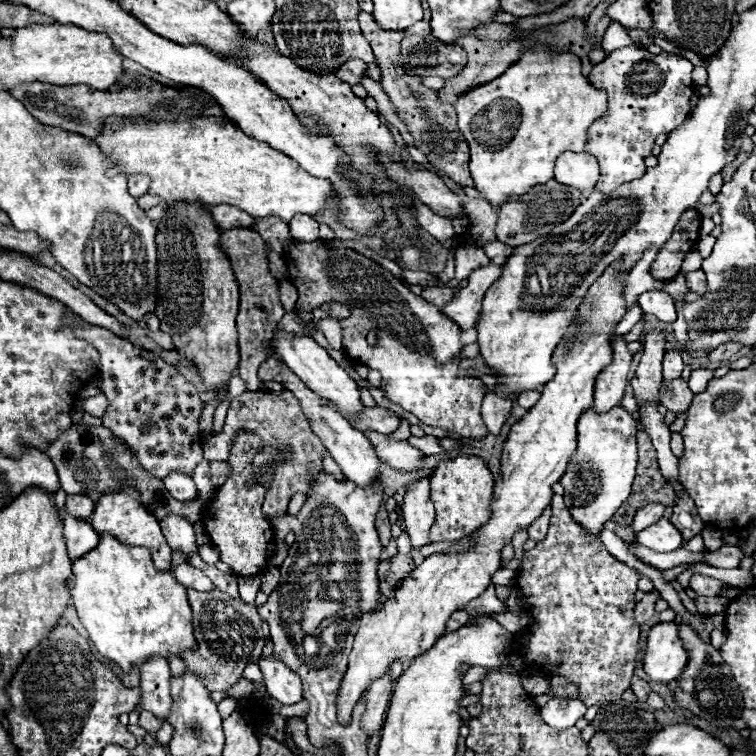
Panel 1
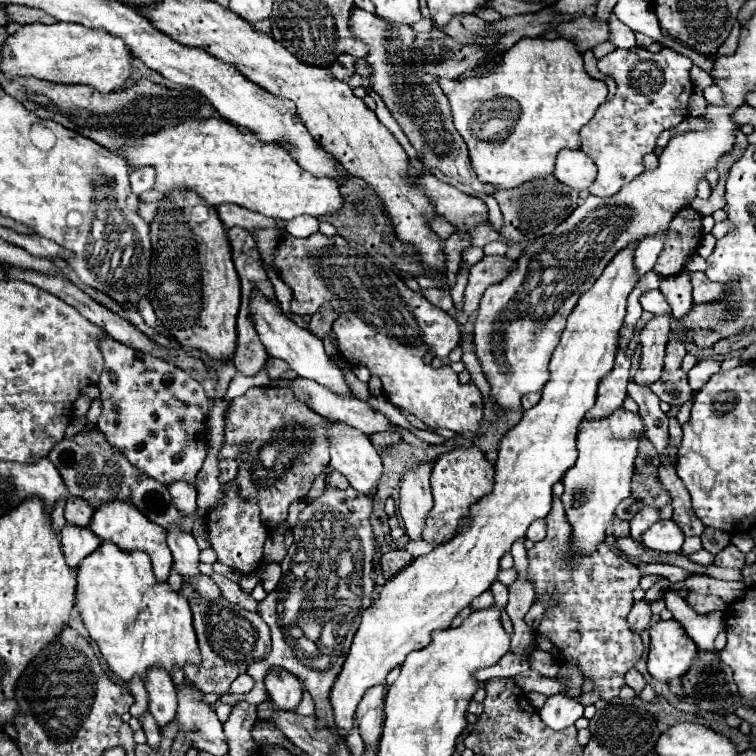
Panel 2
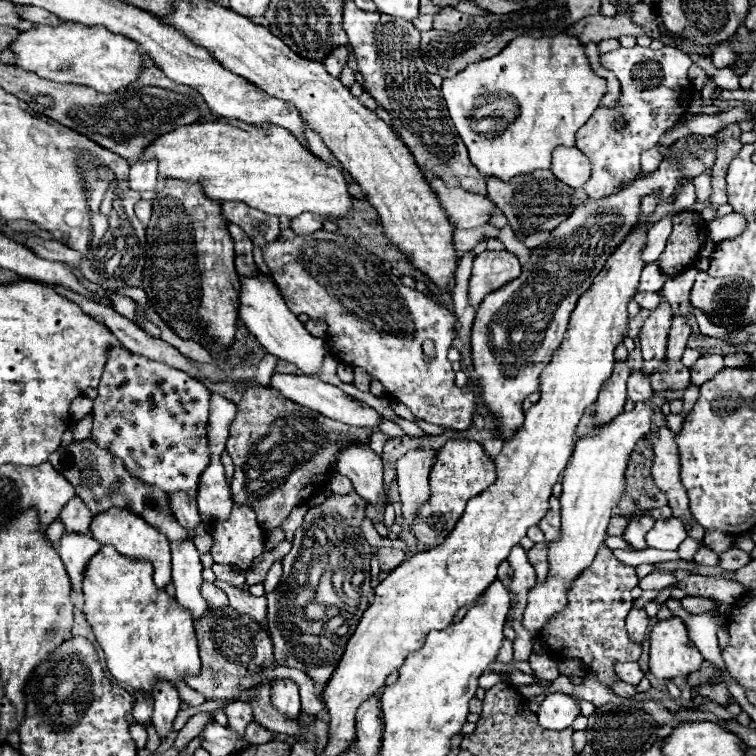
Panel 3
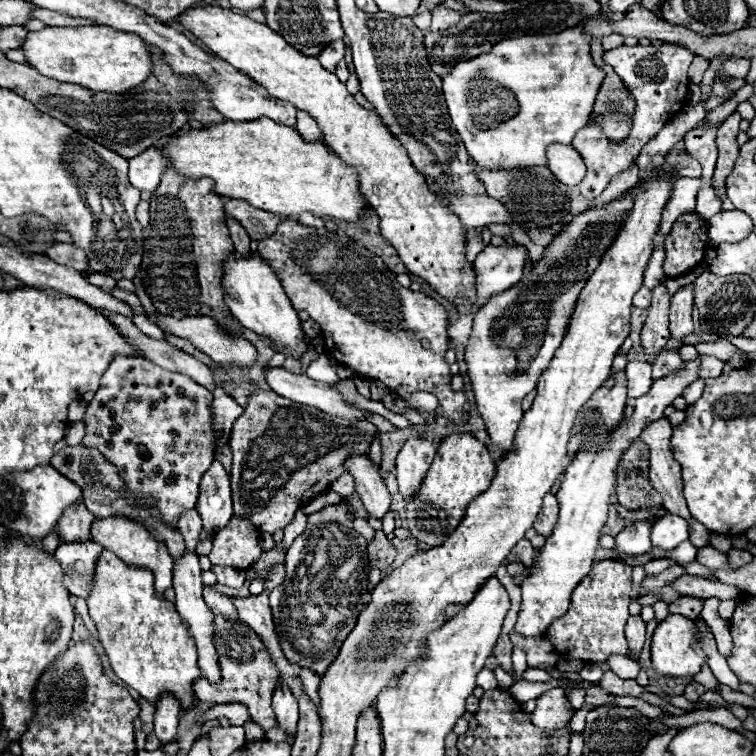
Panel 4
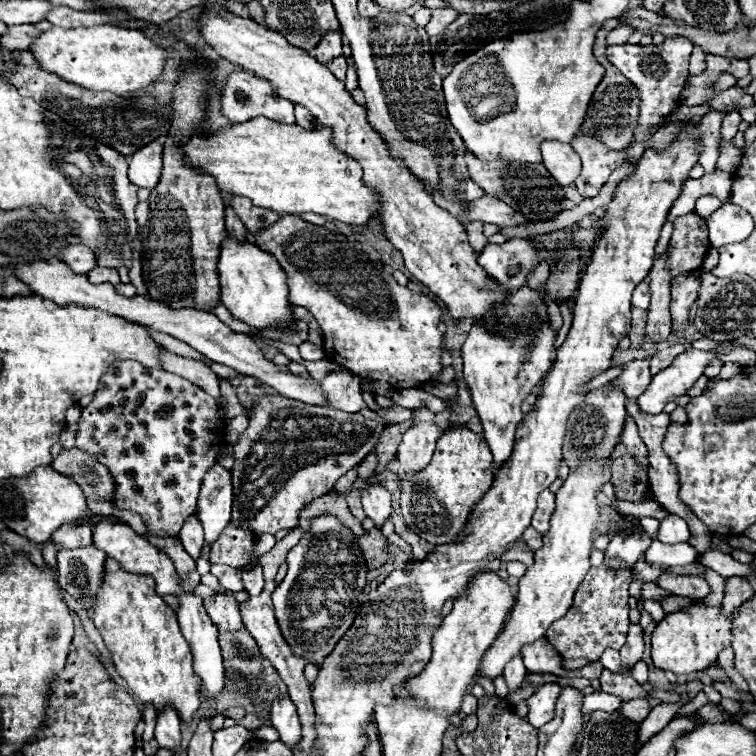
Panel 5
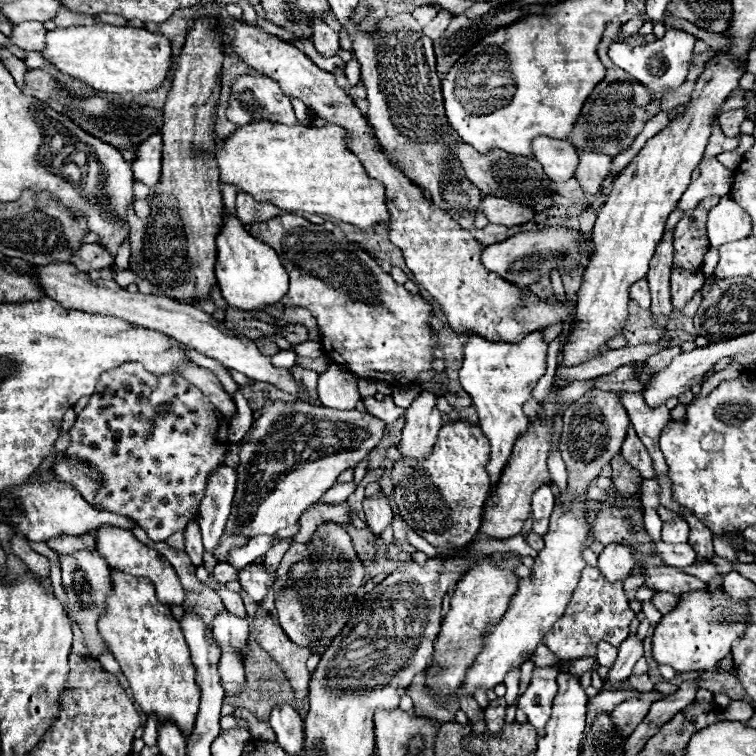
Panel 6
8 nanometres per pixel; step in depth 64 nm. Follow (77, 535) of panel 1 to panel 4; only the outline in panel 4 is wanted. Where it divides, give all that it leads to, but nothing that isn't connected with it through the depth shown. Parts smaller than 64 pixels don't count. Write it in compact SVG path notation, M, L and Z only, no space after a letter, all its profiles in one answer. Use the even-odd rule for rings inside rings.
M74 542L74 544L60 544L54 552L56 560L62 566L62 584L72 596L88 598L94 582L96 562L104 552L102 546L96 542Z

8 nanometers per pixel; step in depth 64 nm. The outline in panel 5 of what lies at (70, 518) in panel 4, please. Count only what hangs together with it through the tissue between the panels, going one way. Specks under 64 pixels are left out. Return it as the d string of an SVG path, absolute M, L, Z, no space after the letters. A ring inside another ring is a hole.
M88 522L64 524L60 530L56 530L56 534L52 534L50 542L56 544L58 548L66 548L66 550L90 546L92 544L92 526Z

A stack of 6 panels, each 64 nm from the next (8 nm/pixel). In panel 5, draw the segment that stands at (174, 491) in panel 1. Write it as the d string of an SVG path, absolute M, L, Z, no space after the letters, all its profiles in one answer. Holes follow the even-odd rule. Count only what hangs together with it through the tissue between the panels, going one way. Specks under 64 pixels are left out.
M196 516L188 518L184 522L184 528L180 530L180 540L182 540L182 546L184 550L194 558L198 560L200 558L200 552L202 552L202 546L204 546L204 534L202 534L202 526L200 526L200 520Z

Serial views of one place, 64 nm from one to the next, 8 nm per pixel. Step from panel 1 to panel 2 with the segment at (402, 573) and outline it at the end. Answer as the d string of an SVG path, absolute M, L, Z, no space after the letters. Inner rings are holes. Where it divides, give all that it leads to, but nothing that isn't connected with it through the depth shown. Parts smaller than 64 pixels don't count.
M394 550L394 552L382 554L380 566L382 566L384 578L390 578L390 576L398 574L402 570L402 566L406 566L410 562L412 562L412 556L408 552L404 552L404 550Z

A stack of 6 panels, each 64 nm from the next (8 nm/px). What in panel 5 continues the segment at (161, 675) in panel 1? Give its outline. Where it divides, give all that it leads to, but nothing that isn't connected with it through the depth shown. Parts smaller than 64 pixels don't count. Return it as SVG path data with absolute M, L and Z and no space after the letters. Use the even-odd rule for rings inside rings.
M170 708L162 710L158 714L158 724L156 724L156 742L160 744L160 748L168 748L174 754L180 754L180 718L178 714Z

